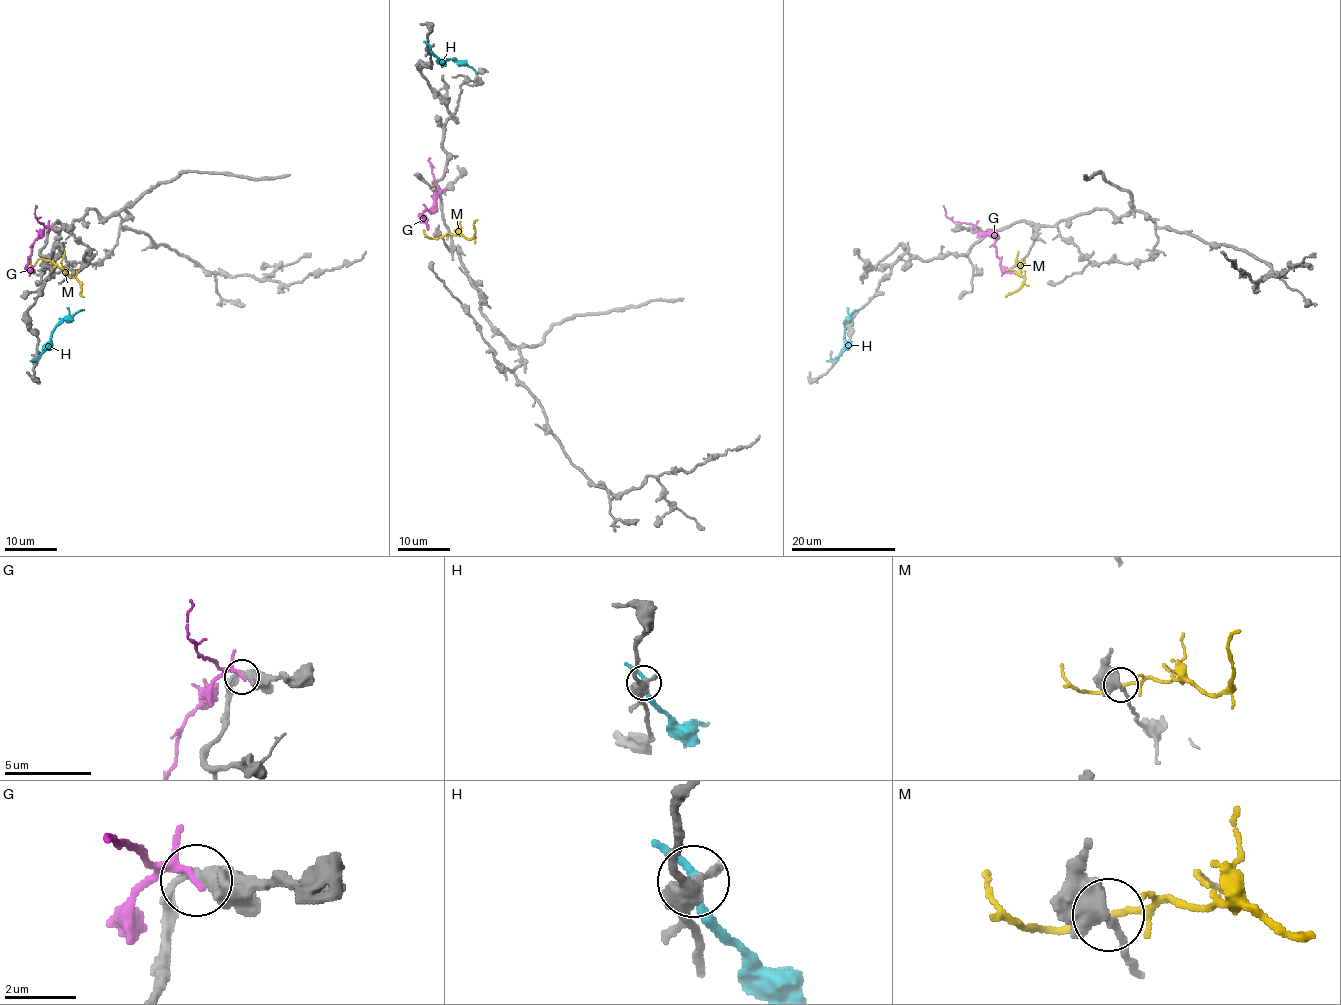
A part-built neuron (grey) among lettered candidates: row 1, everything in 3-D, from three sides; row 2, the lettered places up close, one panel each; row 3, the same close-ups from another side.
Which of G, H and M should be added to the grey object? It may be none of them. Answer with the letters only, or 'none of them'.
M

